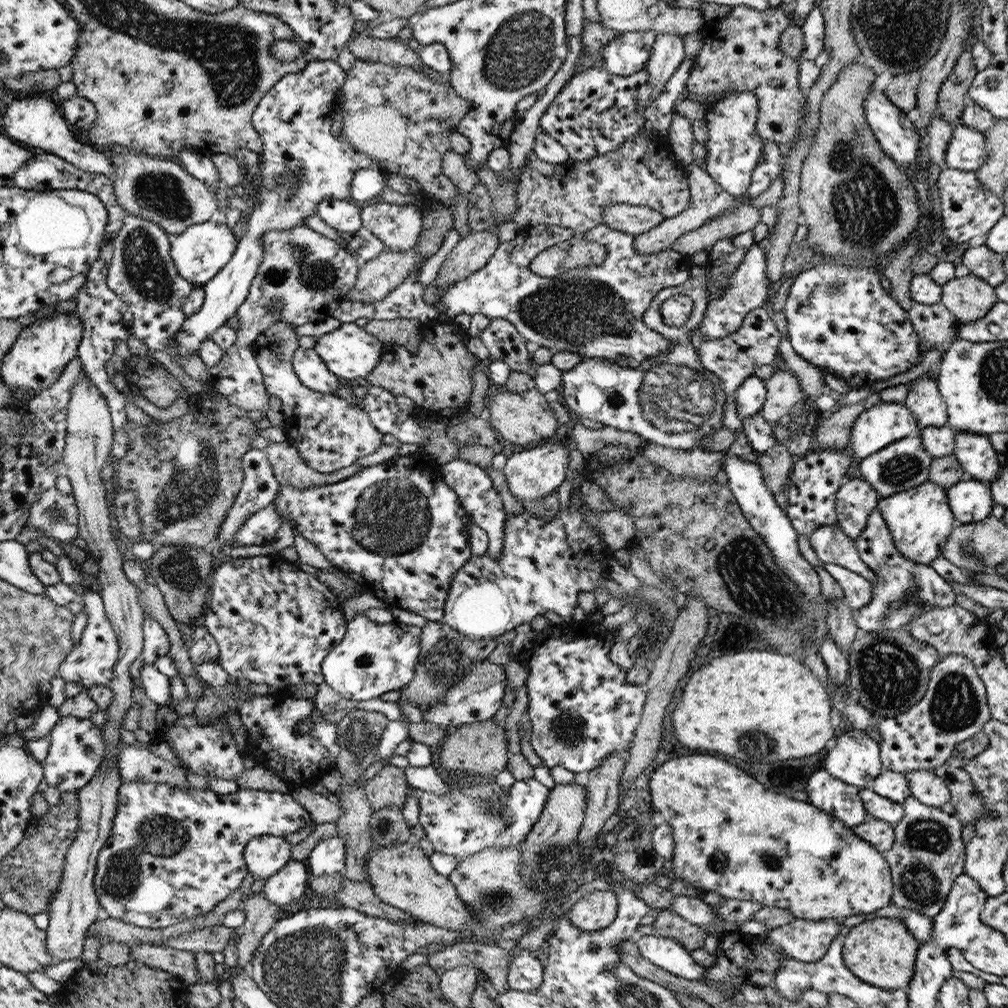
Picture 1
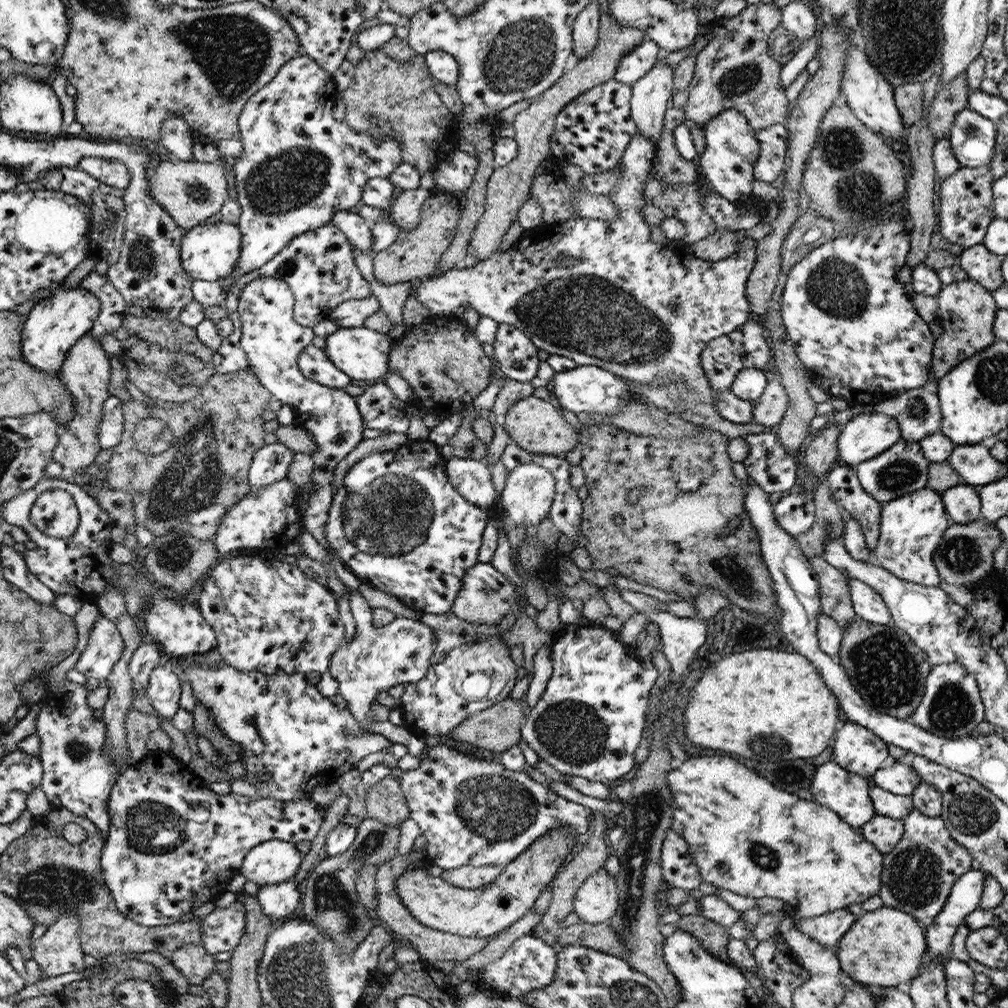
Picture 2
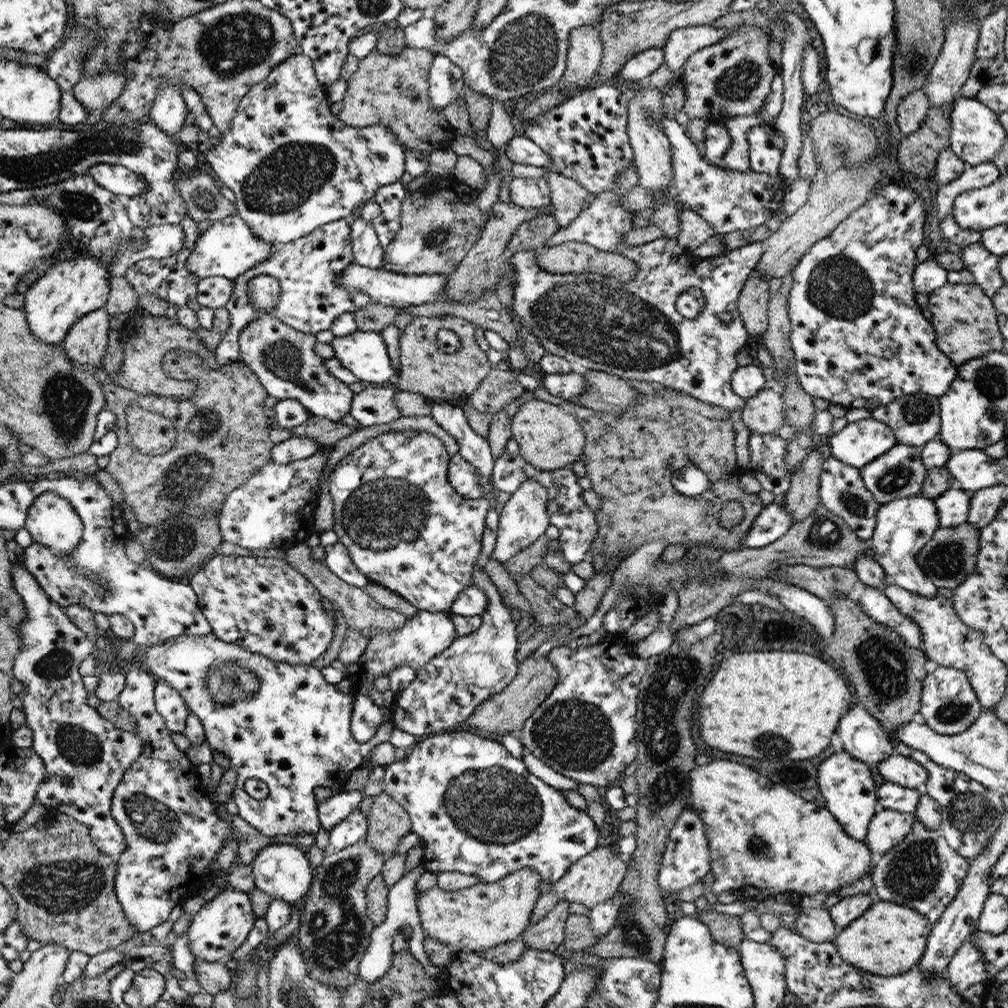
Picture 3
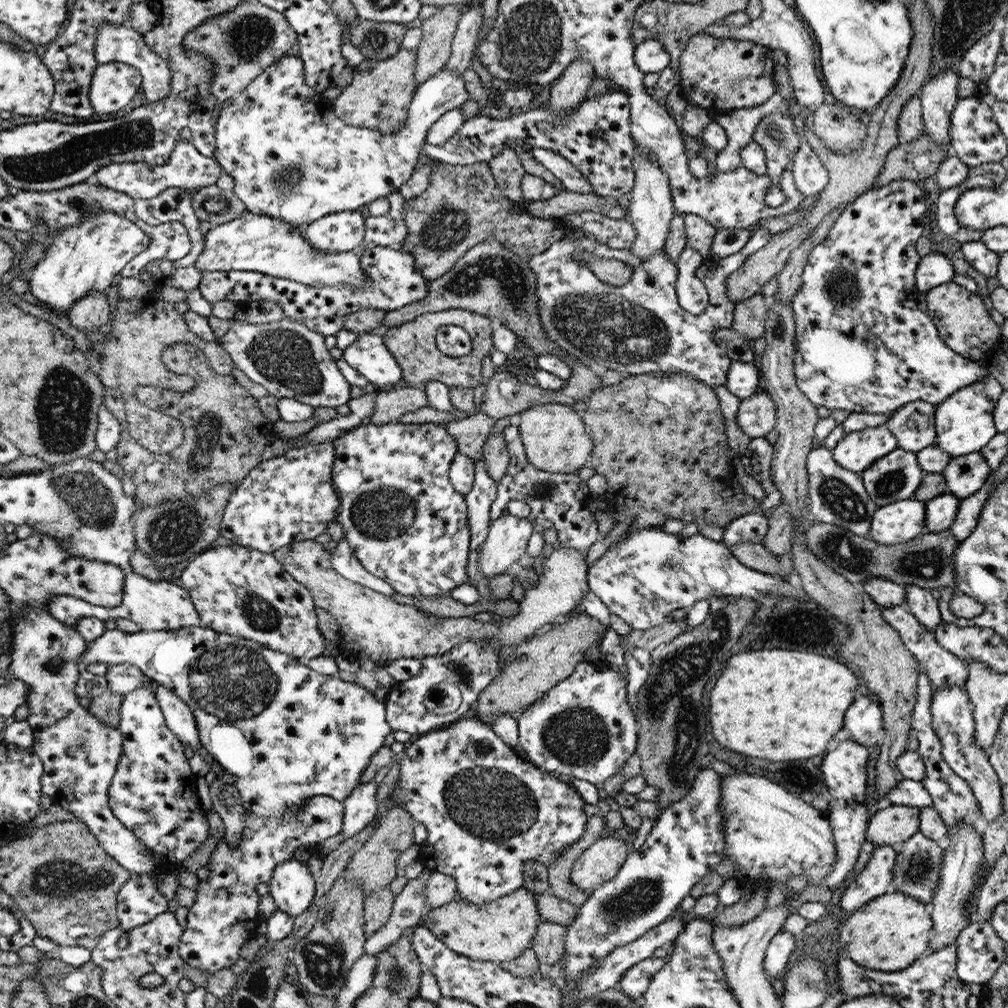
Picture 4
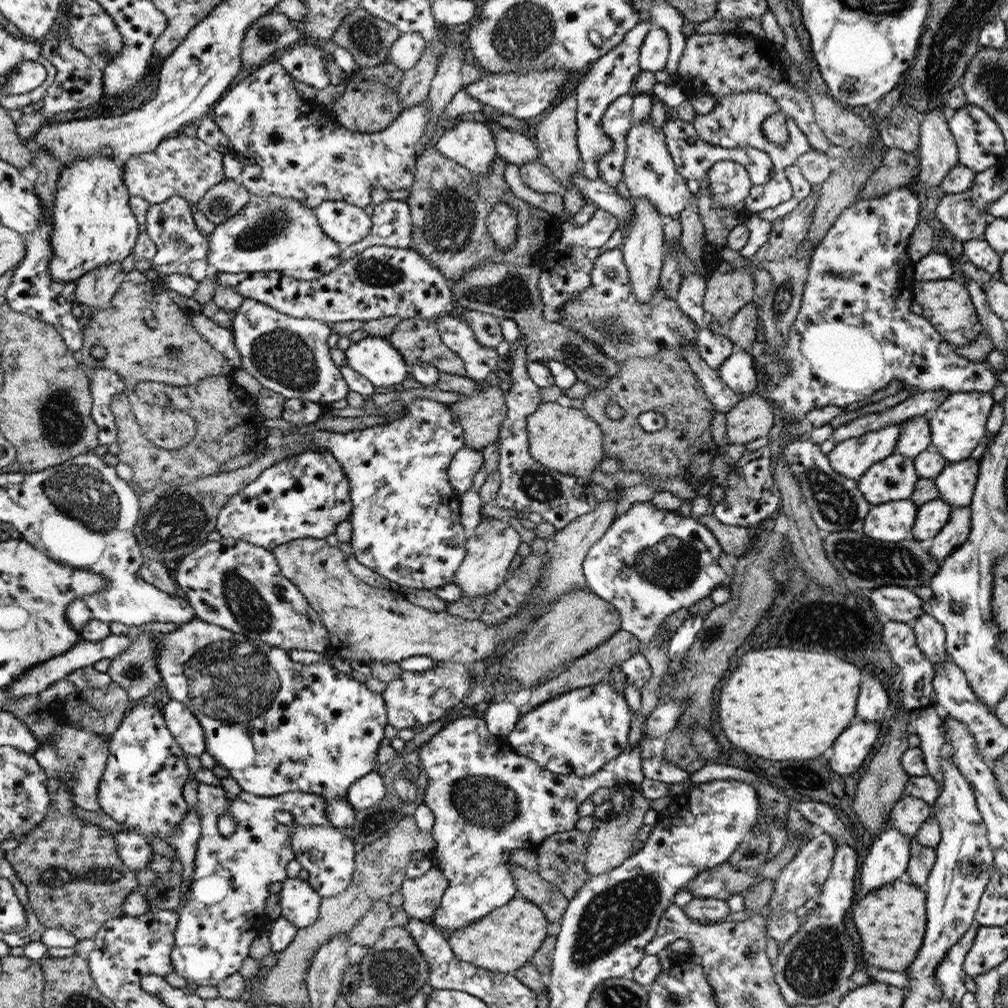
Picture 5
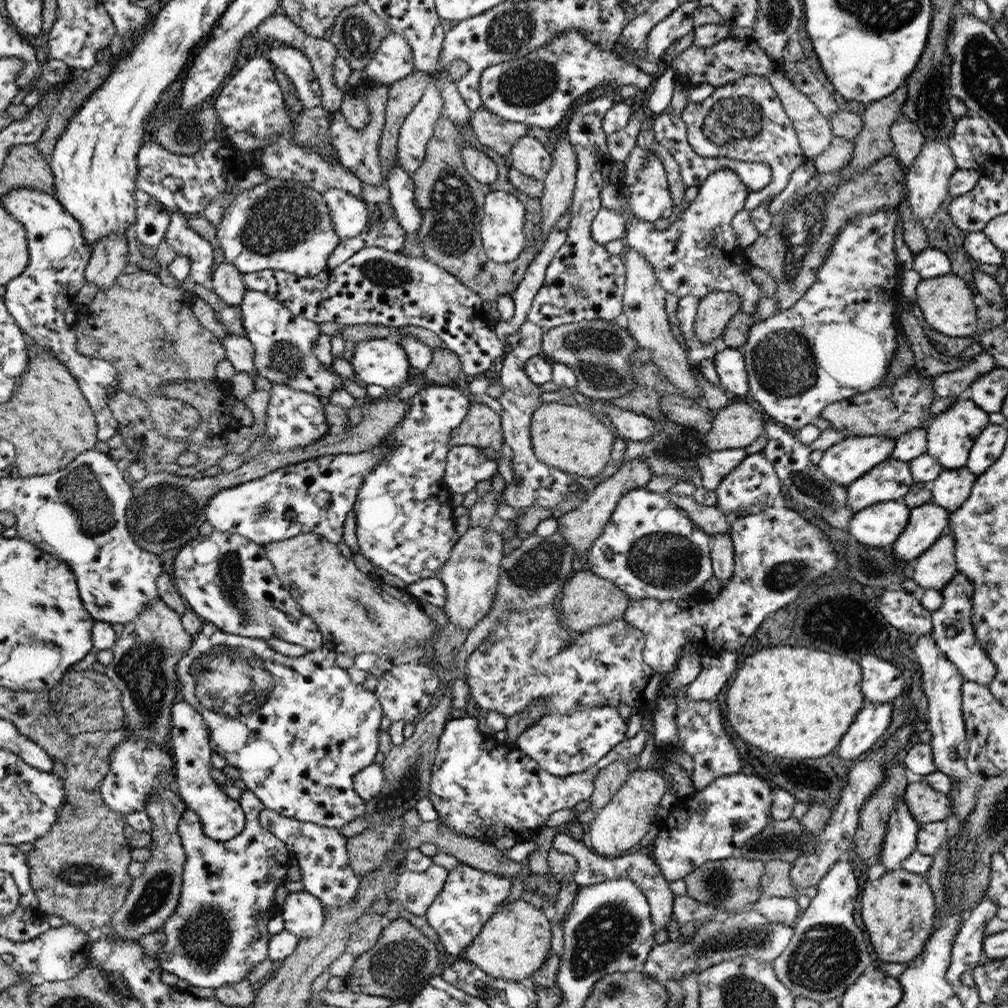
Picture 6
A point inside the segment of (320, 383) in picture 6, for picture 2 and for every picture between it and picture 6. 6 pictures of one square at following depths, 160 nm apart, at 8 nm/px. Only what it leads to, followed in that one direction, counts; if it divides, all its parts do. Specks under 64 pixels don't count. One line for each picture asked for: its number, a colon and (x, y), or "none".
2: (273, 341)
3: (284, 360)
4: (291, 361)
5: (290, 356)

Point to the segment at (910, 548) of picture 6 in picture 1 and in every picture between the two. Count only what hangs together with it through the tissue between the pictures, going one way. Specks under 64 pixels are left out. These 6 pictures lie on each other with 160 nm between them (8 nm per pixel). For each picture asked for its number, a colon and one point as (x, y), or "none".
1: (971, 500)
2: (963, 503)
3: (952, 507)
4: (940, 512)
5: (931, 516)

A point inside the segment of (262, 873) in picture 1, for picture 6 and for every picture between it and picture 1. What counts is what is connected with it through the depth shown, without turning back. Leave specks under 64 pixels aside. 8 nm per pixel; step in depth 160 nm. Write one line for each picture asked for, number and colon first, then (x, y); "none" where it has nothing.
2: (273, 862)
3: (283, 871)
4: (292, 886)
5: (300, 904)
6: (302, 913)

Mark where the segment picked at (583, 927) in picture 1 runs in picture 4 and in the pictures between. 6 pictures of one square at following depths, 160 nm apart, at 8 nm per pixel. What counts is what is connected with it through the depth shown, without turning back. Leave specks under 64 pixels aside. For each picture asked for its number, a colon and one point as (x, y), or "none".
2: (596, 901)
3: (595, 878)
4: (601, 861)

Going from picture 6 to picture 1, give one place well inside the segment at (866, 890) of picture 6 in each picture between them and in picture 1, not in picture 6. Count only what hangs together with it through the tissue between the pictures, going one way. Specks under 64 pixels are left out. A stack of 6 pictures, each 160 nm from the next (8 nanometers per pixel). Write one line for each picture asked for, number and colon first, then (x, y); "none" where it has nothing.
1: (882, 952)
2: (882, 948)
3: (888, 939)
4: (889, 933)
5: (891, 921)

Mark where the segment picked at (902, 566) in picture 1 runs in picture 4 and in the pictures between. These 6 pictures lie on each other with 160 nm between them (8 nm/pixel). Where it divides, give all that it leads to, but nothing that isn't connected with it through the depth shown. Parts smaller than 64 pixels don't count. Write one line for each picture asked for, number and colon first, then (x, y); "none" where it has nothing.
2: (845, 486)
3: (843, 491)
4: (837, 496)

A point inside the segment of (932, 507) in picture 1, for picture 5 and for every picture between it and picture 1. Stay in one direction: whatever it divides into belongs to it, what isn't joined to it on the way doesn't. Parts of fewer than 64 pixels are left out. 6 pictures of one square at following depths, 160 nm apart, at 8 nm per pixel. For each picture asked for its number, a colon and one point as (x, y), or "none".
2: (911, 526)
3: (904, 526)
4: (898, 522)
5: (893, 521)

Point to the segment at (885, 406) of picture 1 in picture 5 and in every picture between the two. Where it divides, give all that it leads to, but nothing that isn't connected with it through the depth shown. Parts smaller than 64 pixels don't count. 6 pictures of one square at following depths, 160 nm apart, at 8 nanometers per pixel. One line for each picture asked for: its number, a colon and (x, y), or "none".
2: (865, 436)
3: (857, 444)
4: (856, 451)
5: (851, 458)

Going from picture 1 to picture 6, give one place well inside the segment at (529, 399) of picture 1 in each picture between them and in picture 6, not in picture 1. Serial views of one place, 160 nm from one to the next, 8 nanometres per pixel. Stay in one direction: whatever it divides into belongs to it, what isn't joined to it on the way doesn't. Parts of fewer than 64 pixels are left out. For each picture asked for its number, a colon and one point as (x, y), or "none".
2: (535, 425)
3: (548, 438)
4: (555, 439)
5: (565, 439)
6: (566, 437)

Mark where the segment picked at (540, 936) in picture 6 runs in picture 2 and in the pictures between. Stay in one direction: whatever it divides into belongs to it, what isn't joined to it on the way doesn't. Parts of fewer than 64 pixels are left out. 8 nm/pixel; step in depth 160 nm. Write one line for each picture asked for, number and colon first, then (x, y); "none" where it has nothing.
2: (484, 912)
3: (473, 919)
4: (498, 931)
5: (503, 941)

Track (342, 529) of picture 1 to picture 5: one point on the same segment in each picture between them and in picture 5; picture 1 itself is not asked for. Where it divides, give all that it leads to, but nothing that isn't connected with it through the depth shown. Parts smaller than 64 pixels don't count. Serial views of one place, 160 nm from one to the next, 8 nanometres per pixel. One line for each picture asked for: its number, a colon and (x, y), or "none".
2: (398, 523)
3: (405, 527)
4: (404, 521)
5: (405, 516)

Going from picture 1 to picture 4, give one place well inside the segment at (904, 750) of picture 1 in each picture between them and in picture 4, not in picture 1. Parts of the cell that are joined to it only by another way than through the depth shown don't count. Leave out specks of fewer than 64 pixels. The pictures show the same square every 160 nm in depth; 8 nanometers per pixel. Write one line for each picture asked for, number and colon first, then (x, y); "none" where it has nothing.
2: (951, 706)
3: (949, 705)
4: (952, 713)

